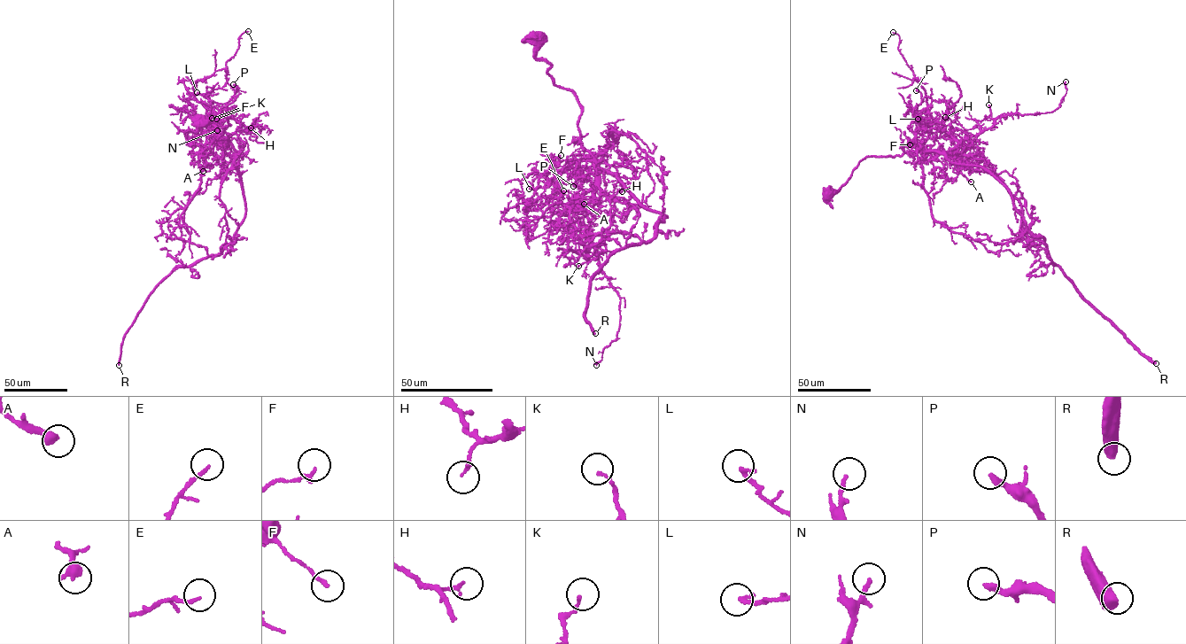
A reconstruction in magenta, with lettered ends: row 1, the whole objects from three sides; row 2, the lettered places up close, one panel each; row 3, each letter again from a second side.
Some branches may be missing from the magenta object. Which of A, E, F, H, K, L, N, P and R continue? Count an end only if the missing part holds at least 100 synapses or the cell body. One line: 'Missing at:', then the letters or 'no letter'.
Missing at: R

